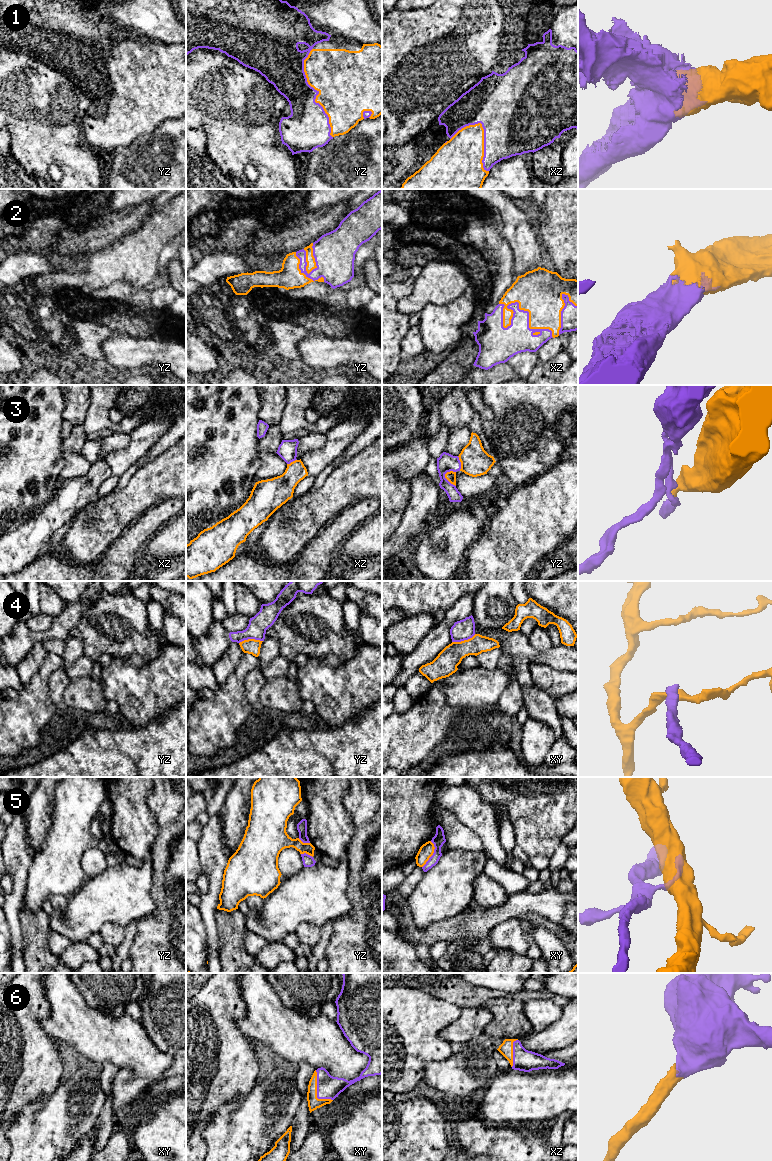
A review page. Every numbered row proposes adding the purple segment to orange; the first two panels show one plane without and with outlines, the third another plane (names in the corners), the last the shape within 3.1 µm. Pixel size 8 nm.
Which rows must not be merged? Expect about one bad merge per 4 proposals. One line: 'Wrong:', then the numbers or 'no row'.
Wrong: 3, 4, 5

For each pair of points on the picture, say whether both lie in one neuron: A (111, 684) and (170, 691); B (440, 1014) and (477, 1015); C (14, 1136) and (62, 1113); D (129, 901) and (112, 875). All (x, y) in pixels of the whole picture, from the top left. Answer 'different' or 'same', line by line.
A: same
B: different
C: same
D: same

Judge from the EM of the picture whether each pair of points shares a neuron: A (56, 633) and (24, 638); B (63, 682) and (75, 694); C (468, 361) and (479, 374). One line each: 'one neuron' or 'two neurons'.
A: one neuron
B: two neurons
C: two neurons

